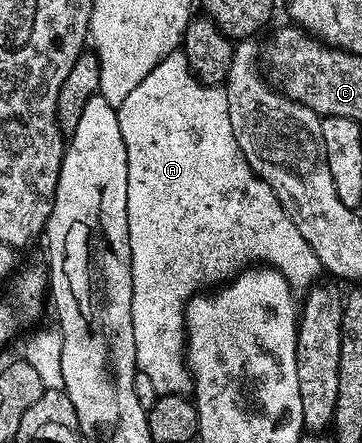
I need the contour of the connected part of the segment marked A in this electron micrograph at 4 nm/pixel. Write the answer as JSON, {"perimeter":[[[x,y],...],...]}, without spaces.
{"perimeter":[[[175,53],[164,57],[156,65],[156,69],[152,69],[152,73],[148,73],[148,77],[144,77],[144,81],[140,81],[140,85],[136,85],[136,89],[132,89],[128,97],[124,97],[124,101],[117,108],[120,133],[124,137],[124,149],[128,153],[128,241],[132,245],[132,329],[136,342],[136,369],[151,378],[158,395],[186,395],[193,390],[193,378],[185,360],[186,306],[195,293],[211,285],[221,285],[251,265],[274,268],[290,282],[291,288],[310,289],[319,278],[318,271],[323,270],[323,265],[316,257],[316,253],[312,253],[308,241],[300,237],[300,229],[296,229],[296,225],[280,205],[274,190],[251,169],[246,158],[240,153],[240,145],[236,145],[236,137],[232,133],[232,121],[228,121],[228,97],[225,86],[209,87],[200,82],[190,72],[185,54]]]}

